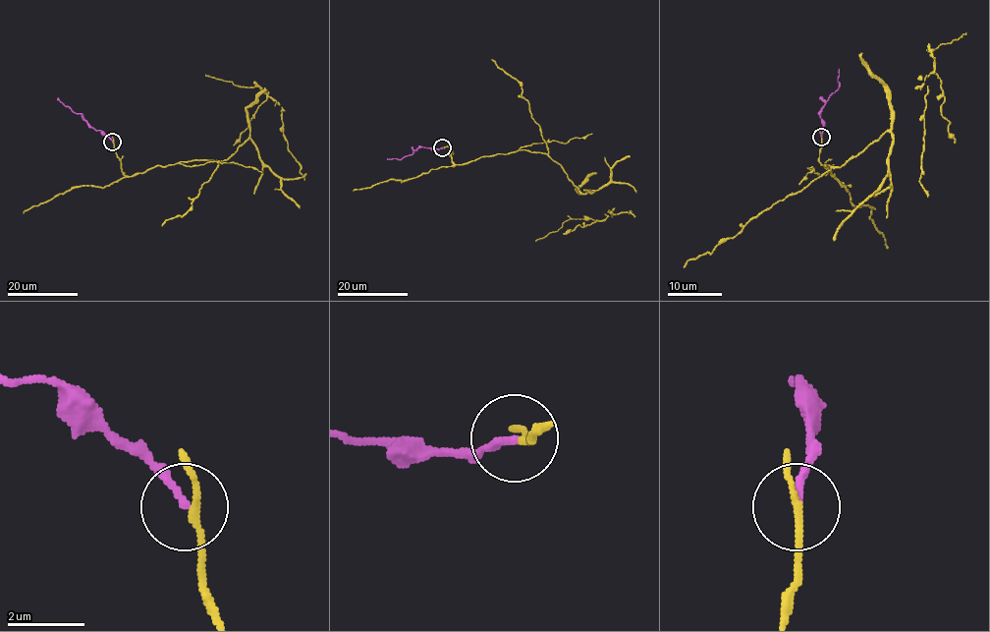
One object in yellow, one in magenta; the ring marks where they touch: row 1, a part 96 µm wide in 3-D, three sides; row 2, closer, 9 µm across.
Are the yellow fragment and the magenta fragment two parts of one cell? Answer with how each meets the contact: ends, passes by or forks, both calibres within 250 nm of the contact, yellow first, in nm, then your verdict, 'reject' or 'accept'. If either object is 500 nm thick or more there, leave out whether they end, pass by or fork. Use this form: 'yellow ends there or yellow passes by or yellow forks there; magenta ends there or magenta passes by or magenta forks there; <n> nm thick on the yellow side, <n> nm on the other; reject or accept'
yellow passes by; magenta ends there; 160 nm thick on the yellow side, 200 nm on the other; reject

